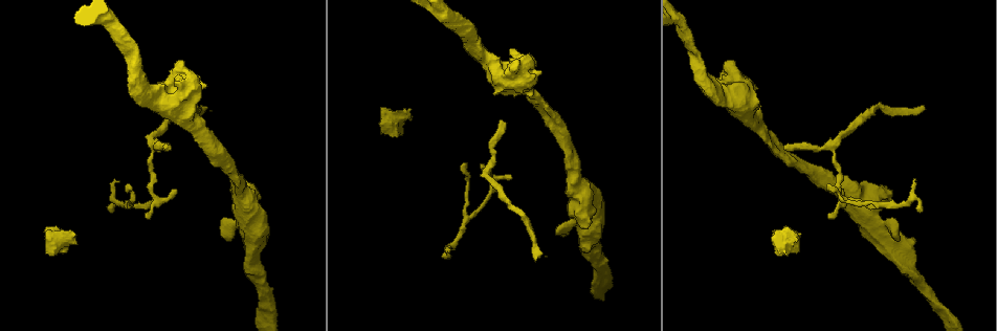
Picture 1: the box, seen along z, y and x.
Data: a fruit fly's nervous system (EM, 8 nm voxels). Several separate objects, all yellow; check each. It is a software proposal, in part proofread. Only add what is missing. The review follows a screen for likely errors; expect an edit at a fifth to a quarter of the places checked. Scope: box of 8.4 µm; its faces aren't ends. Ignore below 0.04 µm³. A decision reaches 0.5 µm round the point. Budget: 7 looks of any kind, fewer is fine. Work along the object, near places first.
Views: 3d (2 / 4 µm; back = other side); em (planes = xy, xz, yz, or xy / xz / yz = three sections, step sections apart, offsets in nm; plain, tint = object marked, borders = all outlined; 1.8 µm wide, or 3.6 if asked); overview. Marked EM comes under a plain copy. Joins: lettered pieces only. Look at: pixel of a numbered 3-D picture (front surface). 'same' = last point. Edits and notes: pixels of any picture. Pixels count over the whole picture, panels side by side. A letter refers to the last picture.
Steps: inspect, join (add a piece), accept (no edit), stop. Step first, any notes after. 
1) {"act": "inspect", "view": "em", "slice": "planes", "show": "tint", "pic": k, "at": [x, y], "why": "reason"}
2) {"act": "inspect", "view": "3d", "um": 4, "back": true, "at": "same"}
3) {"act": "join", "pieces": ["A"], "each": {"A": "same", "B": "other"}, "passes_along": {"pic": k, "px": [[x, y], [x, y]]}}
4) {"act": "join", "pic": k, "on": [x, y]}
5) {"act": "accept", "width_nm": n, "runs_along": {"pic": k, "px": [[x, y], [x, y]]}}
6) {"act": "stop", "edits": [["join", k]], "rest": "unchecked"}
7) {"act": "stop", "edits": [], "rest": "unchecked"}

{"act": "inspect", "view": "3d", "um": 2, "pic": 1, "at": [534, 258], "why": "tapers out"}

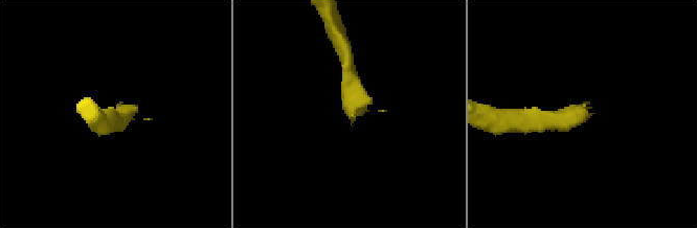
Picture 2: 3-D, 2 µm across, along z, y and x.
{"act": "inspect", "view": "em", "um": 3.6, "slice": "xy", "step": 4, "show": "borders", "pic": 2, "at": [355, 117]}

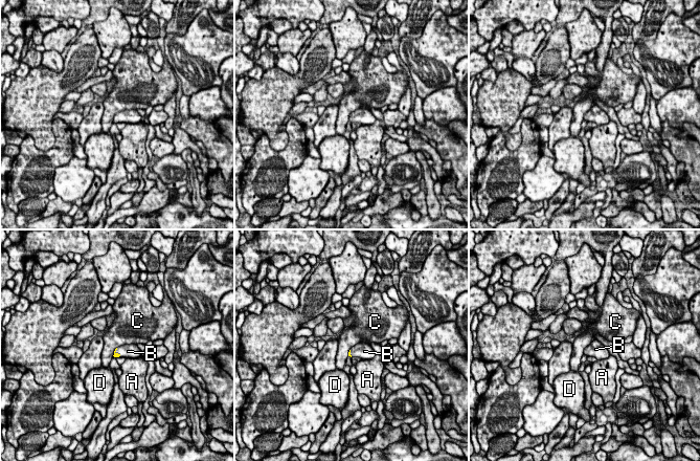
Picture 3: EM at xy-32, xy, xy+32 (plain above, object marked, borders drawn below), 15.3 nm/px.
{"act": "inspect", "view": "em", "um": 3.6, "slice": "planes", "show": "borders", "at": "same"}

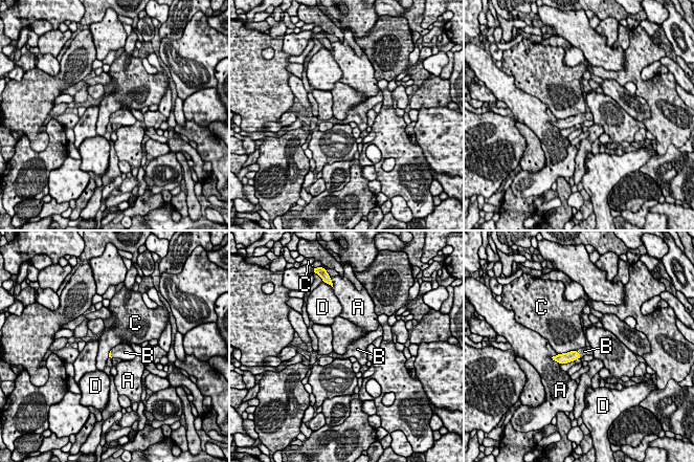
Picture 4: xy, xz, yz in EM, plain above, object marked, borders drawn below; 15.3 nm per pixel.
{"act": "accept", "each": {"A": "other", "B": "other", "C": "other", "D": "other"}, "border": {"pic": 4, "px": [[577, 350], [581, 357]]}, "found": "no lettered piece goes on from it"}

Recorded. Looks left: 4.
{"act": "inspect", "view": "3d", "um": 2, "pic": 1, "at": [915, 239], "why": "thick end"}

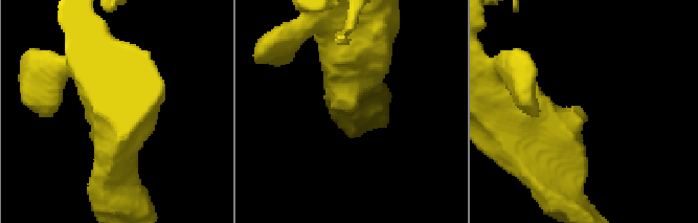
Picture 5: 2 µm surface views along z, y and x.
{"act": "inspect", "view": "em", "slice": "planes", "show": "borders", "pic": 5, "at": [584, 116], "why": "need the tissue"}

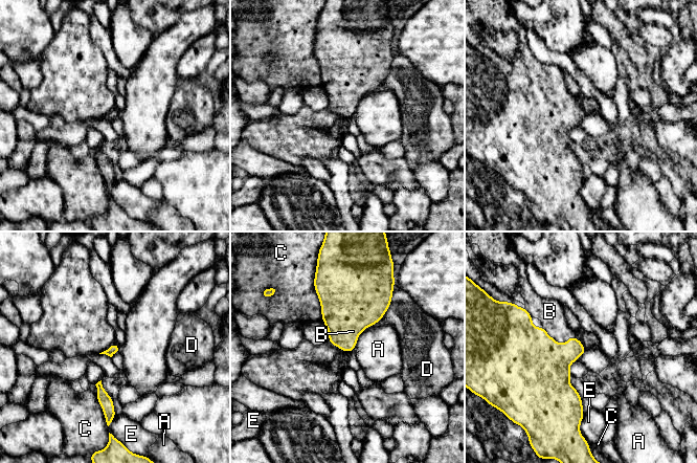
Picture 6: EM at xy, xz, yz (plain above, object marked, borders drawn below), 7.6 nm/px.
{"act": "join", "pic": 6, "on": [551, 312], "each": {"A": "other", "B": "same", "C": "other", "D": "other", "E": "other"}, "found": "it goes on there"}

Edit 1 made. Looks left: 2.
{"act": "inspect", "view": "em", "slice": "planes", "show": "borders", "pic": 1, "at": [448, 252], "why": "thin end"}

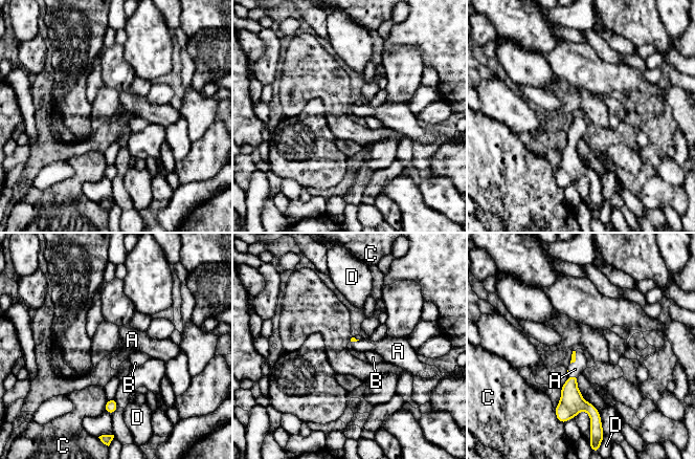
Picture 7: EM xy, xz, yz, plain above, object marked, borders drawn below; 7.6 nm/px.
{"act": "join", "pic": 7, "on": [575, 369], "each": {"A": "same", "B": "other", "C": "other", "D": "other"}, "found": "the neuron continues"}

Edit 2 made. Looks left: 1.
{"act": "stop", "edits": [["join", 6], ["join", 7]], "rest": "unchecked"}

